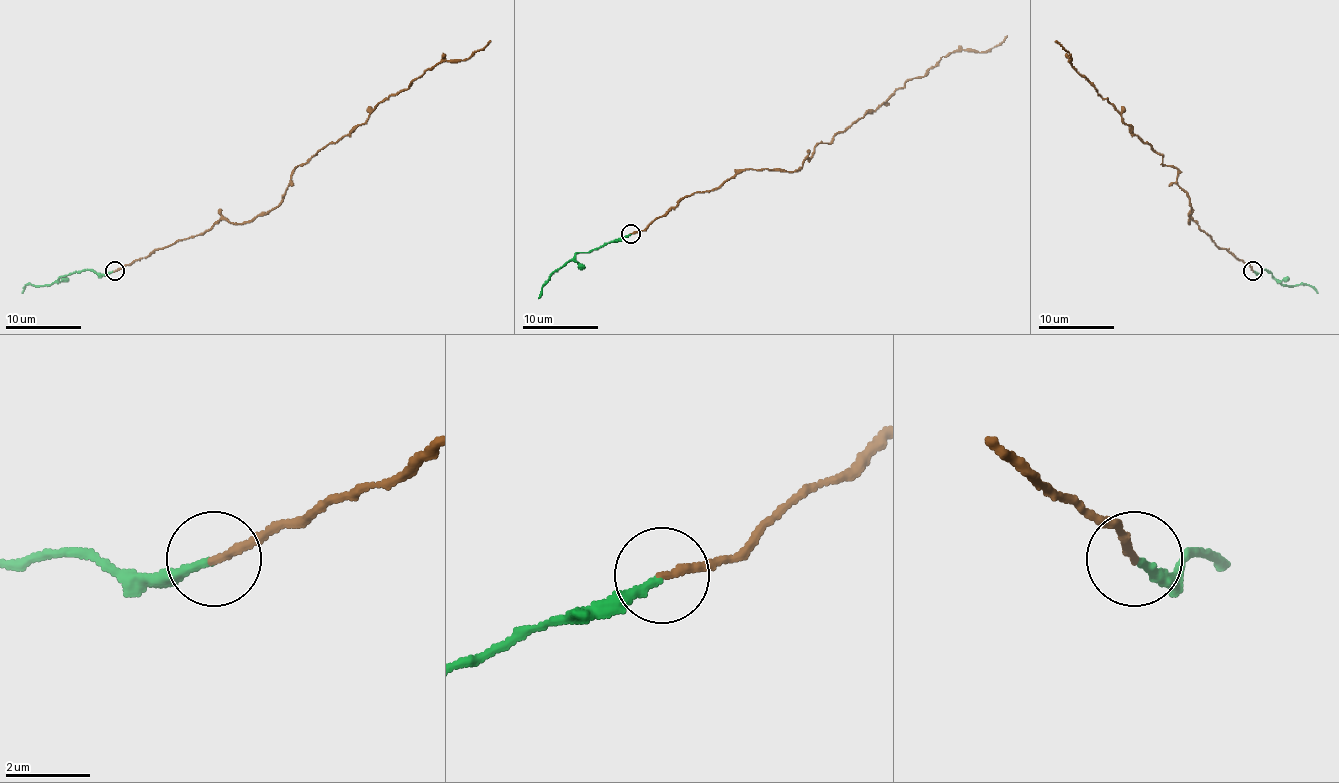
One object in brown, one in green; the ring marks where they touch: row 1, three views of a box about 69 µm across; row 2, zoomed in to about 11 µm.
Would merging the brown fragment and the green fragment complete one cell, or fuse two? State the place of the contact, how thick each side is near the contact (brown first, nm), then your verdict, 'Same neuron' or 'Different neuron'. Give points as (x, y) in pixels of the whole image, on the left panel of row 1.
Place: (114, 271). Thickness 190 nm (brown) against 190 nm. Same neuron

